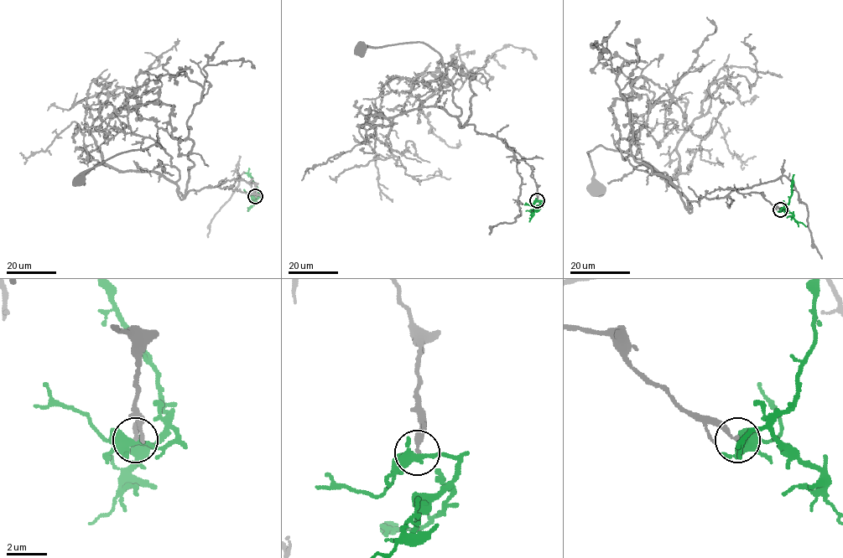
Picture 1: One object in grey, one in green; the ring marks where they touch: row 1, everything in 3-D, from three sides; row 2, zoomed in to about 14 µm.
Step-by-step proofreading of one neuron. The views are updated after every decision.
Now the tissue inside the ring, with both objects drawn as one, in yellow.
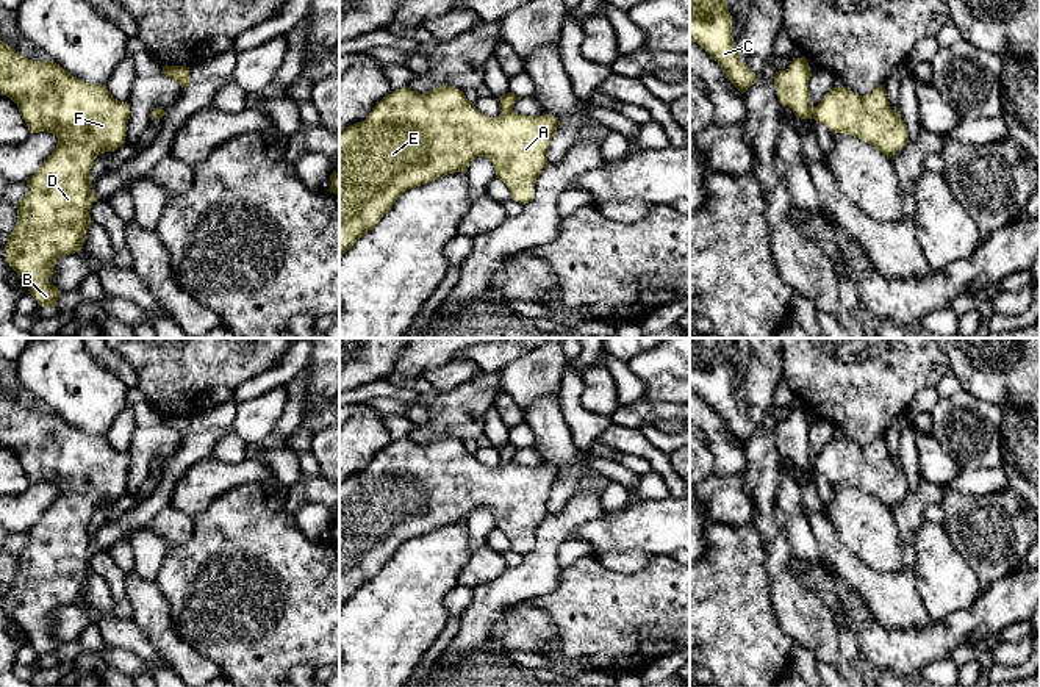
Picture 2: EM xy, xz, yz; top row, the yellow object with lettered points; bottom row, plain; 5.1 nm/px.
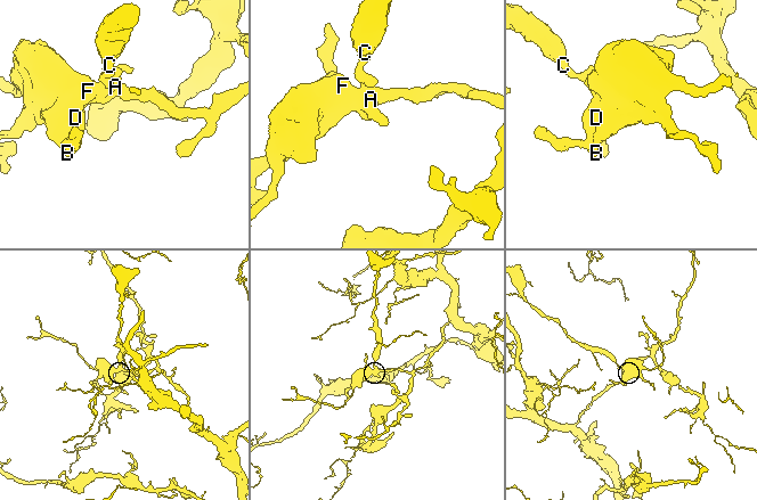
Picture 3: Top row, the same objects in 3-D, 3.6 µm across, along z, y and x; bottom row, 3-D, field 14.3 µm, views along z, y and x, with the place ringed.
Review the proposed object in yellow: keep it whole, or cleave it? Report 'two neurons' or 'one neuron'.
two neurons

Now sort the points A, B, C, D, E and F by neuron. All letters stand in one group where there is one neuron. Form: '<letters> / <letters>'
A B D E F / C

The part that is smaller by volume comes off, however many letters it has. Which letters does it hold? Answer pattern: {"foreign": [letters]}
{"foreign": ["C"]}

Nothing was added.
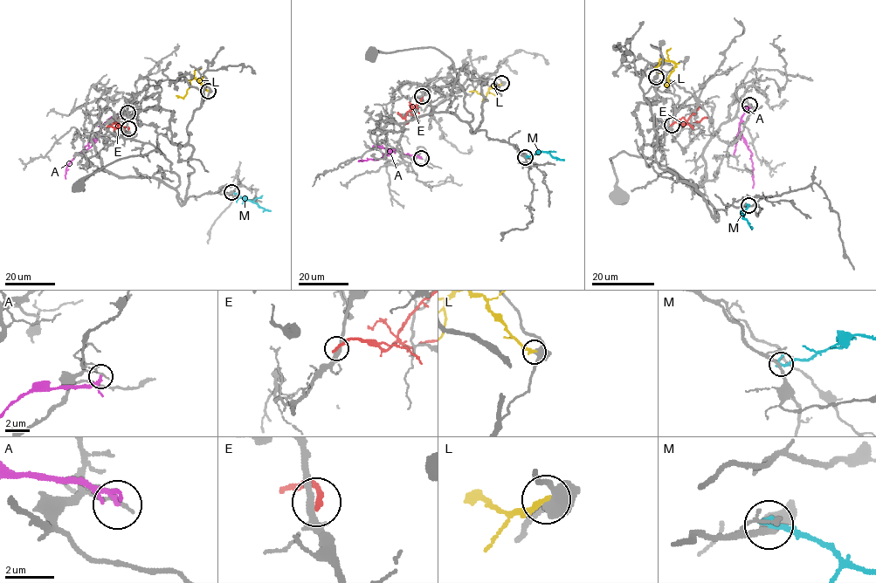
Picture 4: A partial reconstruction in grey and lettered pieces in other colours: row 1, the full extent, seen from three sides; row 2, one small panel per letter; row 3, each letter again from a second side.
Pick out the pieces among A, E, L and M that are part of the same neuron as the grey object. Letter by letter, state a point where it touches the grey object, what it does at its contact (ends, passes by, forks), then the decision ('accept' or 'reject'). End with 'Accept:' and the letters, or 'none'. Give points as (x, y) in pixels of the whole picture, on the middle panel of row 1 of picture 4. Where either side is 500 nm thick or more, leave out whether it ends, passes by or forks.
A: meets grey at (421, 158); it passes by; reject
E: meets grey at (422, 96); it ends there; reject
L: meets grey at (501, 83); it ends there; reject
M: meets grey at (525, 157); it ends there; reject
Accept: none

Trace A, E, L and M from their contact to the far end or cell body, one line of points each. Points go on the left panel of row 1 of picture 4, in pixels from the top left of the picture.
A: (127, 113), (112, 116), (100, 127), (90, 147), (77, 154), (68, 165), (65, 178)
E: (128, 128), (107, 126), (104, 129)
L: (208, 91), (195, 78), (190, 80), (190, 86), (182, 98), (175, 96)
M: (231, 192), (271, 211)

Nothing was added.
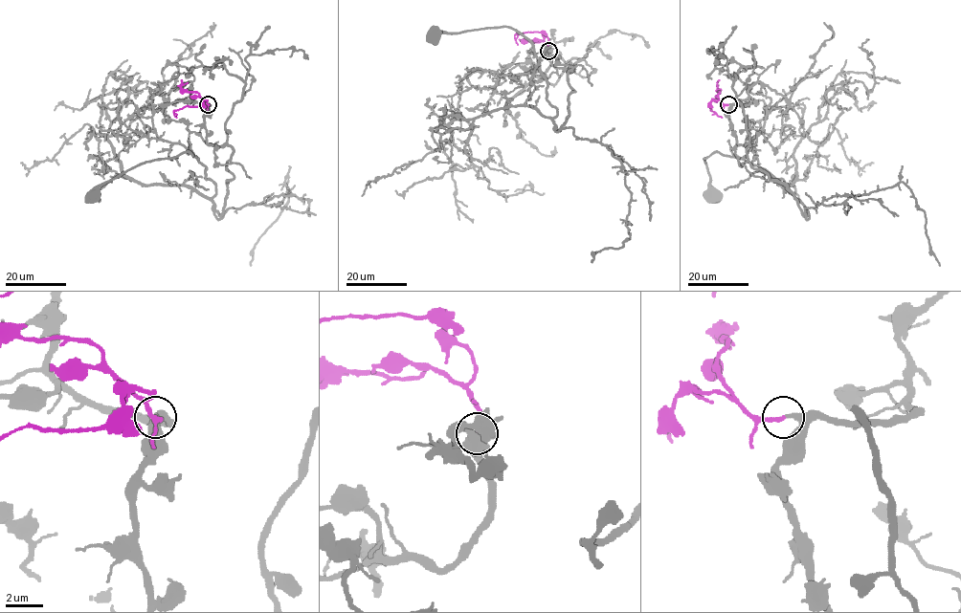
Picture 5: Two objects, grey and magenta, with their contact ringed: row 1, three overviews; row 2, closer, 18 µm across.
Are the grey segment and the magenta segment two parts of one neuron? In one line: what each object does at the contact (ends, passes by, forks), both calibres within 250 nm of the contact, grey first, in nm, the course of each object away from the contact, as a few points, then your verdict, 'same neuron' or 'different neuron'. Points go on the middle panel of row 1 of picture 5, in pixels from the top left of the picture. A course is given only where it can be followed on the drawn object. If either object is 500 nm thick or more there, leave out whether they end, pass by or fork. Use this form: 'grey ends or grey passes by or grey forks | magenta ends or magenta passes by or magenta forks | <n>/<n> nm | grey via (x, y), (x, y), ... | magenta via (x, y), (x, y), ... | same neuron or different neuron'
grey ends | magenta ends | 260/240 nm | grey via (548, 52), (556, 67), (574, 68), (568, 76), (574, 91), (560, 129), (528, 39), (506, 27), (437, 33) | magenta via (548, 51), (548, 38), (541, 32), (516, 33), (514, 37), (518, 45) | same neuron

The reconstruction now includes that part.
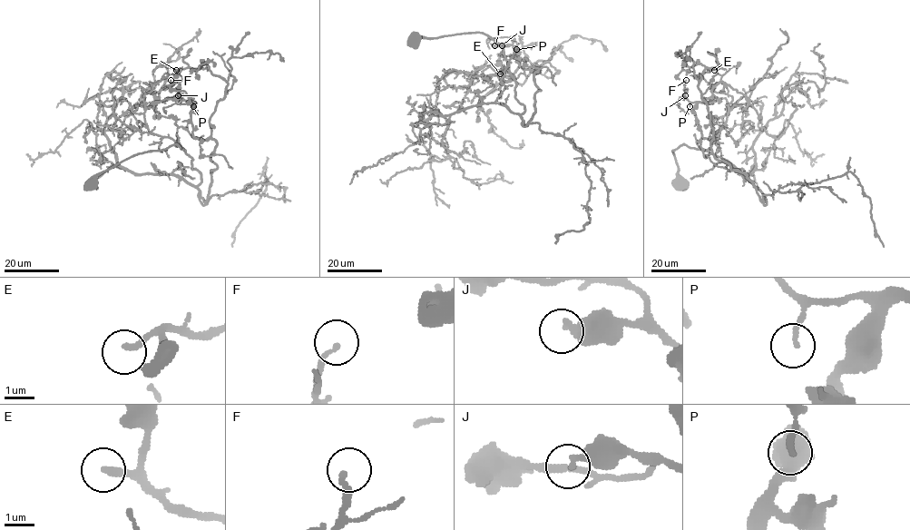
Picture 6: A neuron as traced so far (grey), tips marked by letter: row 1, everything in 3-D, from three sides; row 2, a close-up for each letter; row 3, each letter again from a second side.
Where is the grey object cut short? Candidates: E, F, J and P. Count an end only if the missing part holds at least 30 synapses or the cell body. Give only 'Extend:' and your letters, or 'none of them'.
Extend: E

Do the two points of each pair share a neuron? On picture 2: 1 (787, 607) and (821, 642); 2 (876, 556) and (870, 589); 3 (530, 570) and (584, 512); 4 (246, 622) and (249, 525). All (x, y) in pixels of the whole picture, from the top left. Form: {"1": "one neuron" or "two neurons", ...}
{"1": "one neuron", "2": "two neurons", "3": "one neuron", "4": "one neuron"}

